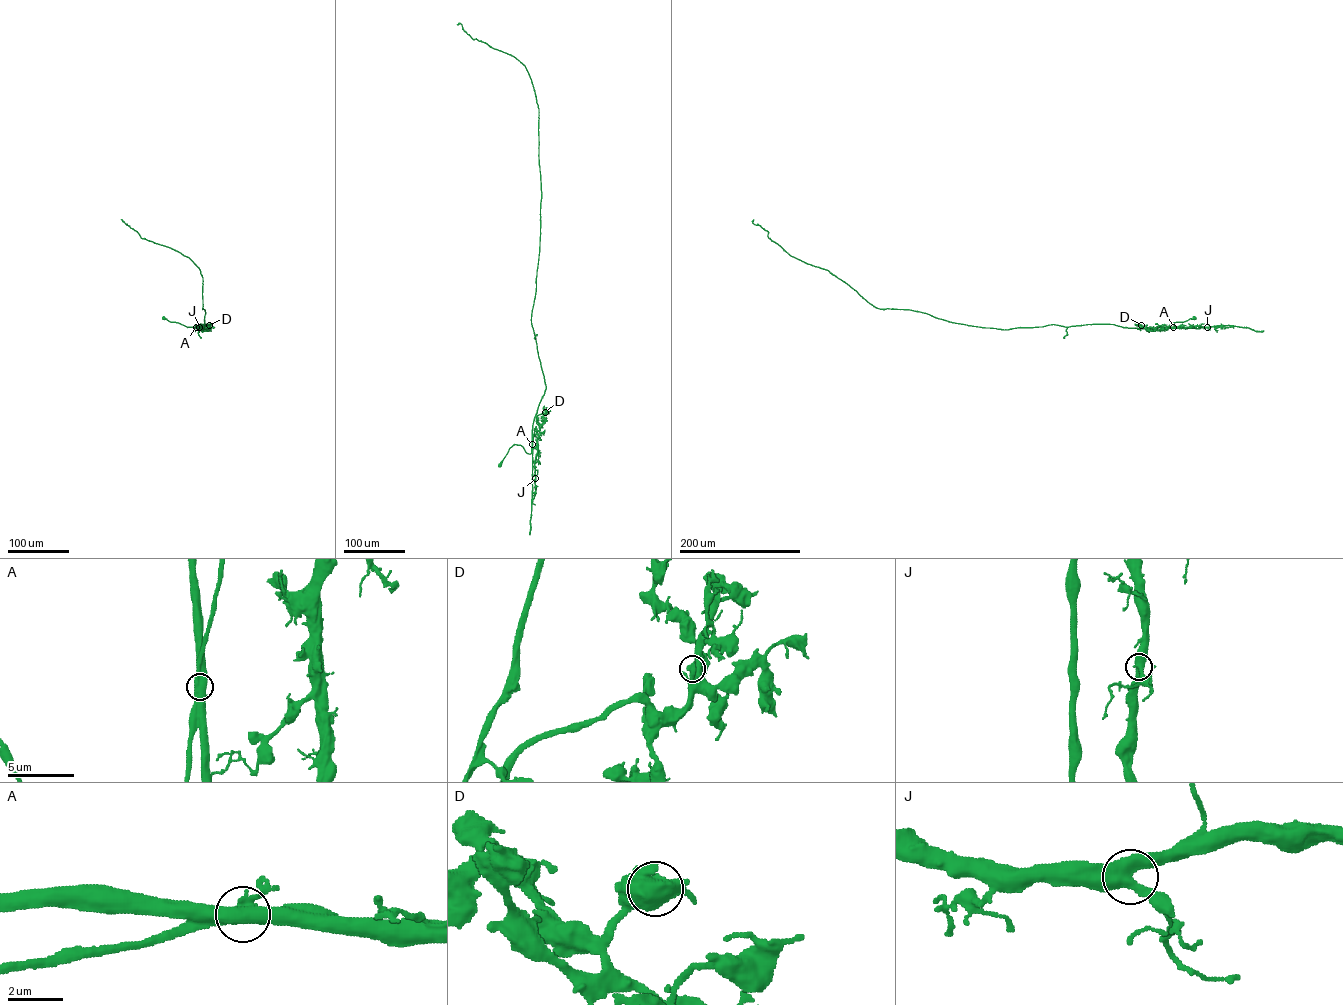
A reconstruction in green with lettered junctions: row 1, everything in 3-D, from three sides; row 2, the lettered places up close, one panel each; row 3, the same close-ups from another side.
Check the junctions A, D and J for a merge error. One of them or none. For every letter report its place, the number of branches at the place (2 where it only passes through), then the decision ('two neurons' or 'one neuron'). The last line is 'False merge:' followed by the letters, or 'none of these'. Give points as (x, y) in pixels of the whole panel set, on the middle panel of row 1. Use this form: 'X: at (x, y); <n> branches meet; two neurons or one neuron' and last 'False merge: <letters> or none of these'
A: at (532, 444); 3 branches meet; two neurons
D: at (545, 412); 3 branches meet; one neuron
J: at (535, 478); 3 branches meet; one neuron
False merge: A

